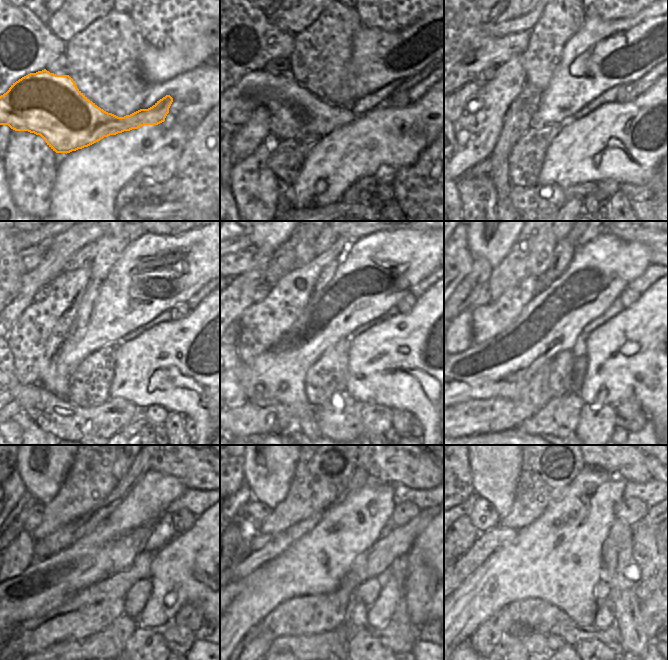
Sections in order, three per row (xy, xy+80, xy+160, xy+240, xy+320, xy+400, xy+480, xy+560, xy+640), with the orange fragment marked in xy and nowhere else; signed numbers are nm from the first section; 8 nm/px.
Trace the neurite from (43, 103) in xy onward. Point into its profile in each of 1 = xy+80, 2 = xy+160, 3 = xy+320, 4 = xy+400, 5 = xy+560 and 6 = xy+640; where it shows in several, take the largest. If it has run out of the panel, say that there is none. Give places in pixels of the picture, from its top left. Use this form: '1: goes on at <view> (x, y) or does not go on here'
1: goes on at xy+80 (293, 112)
2: goes on at xy+160 (467, 92)
3: does not go on here
4: does not go on here
5: does not go on here
6: does not go on here

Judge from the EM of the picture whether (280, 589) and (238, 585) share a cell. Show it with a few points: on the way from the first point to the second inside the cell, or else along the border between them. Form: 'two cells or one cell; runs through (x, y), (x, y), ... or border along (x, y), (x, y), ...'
two cells; border along (263, 567), (258, 583), (242, 591), (234, 599)

